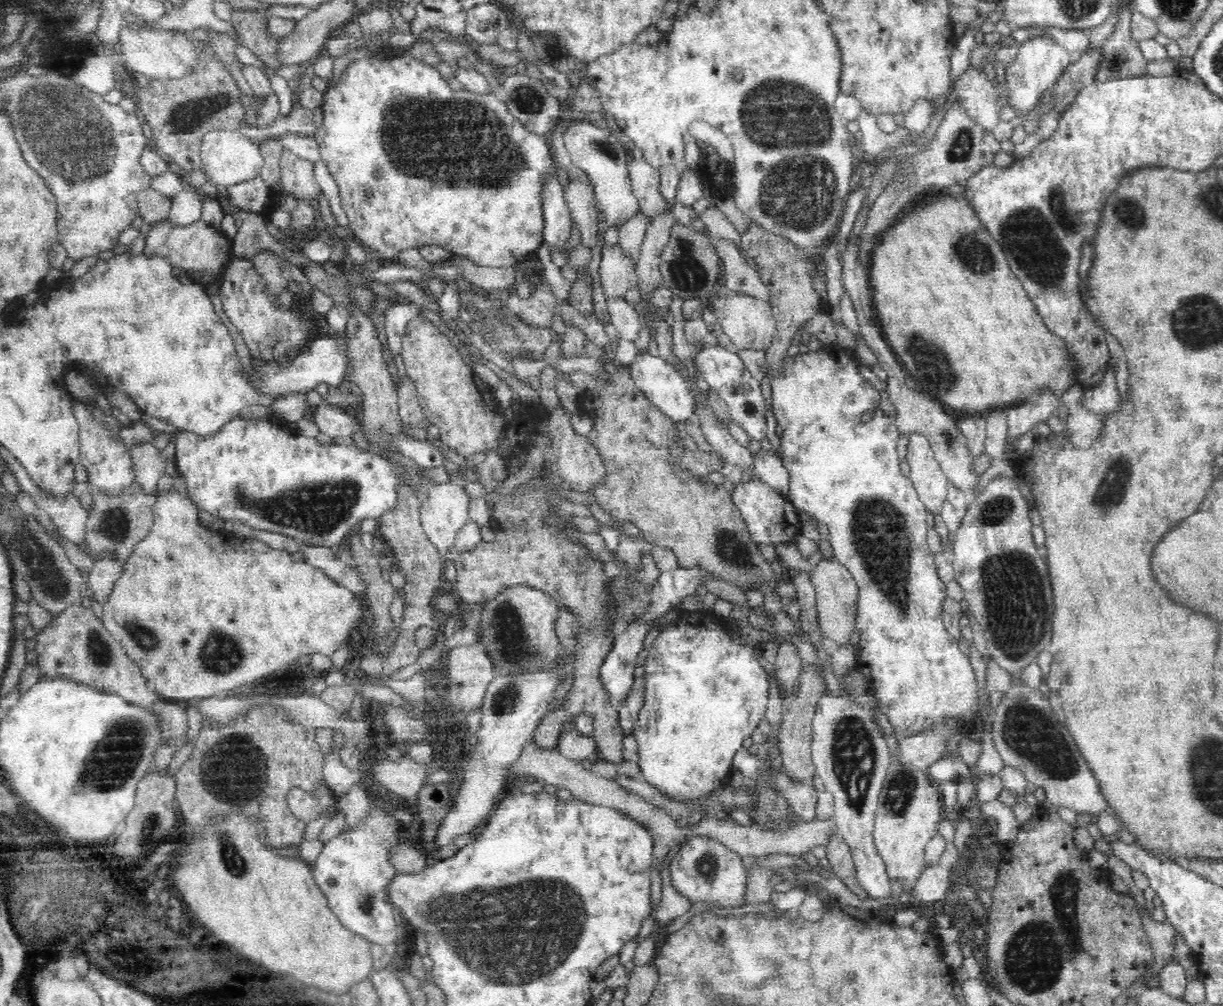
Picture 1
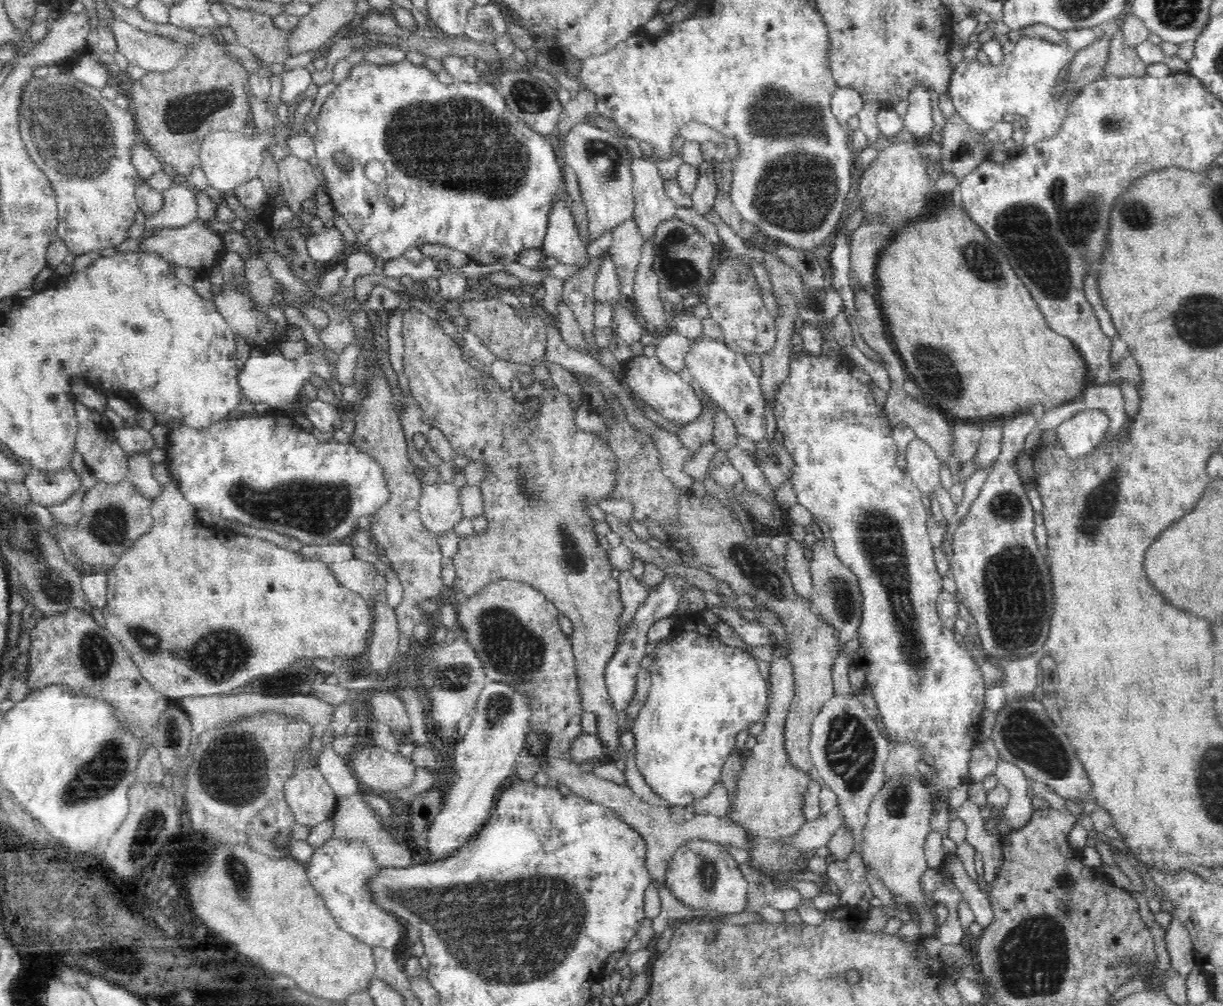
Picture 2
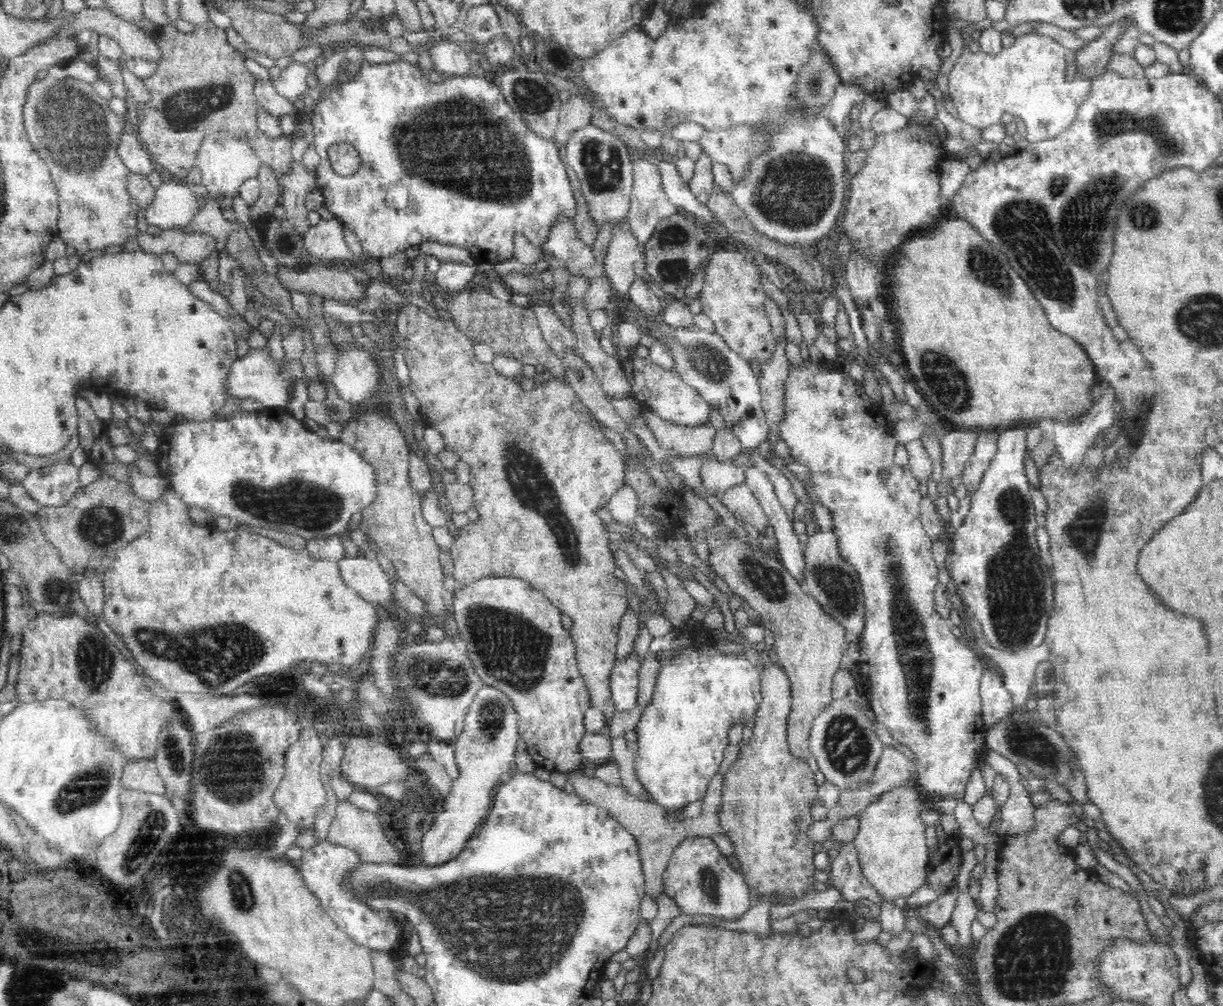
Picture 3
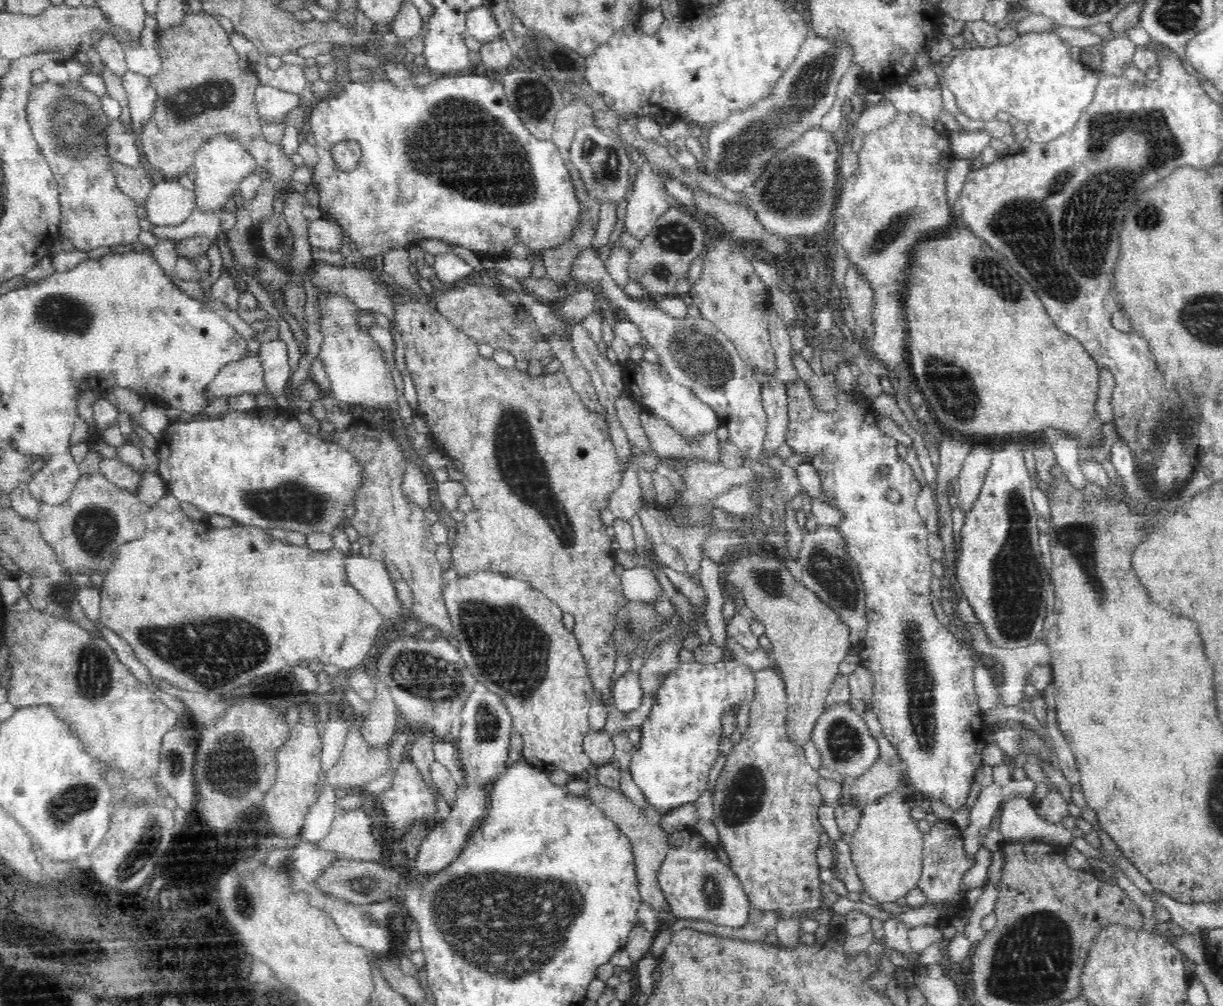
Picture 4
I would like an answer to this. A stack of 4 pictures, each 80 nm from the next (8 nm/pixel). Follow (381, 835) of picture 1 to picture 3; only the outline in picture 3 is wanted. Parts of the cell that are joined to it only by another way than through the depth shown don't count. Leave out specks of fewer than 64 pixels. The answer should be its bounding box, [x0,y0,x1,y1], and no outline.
[296,840,400,952]

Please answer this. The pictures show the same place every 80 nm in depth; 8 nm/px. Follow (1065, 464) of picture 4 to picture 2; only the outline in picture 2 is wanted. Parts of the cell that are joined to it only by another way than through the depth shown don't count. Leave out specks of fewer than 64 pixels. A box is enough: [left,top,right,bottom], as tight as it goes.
[1057,410,1110,460]

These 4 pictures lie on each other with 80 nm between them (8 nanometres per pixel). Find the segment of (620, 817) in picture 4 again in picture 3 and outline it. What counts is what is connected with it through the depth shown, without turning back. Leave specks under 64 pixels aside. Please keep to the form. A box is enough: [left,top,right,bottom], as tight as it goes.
[566,771,724,951]

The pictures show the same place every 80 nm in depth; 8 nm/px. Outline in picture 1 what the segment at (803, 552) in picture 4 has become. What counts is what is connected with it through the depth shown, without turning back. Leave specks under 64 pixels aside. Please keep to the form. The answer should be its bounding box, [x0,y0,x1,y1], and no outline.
[811,557,859,645]

